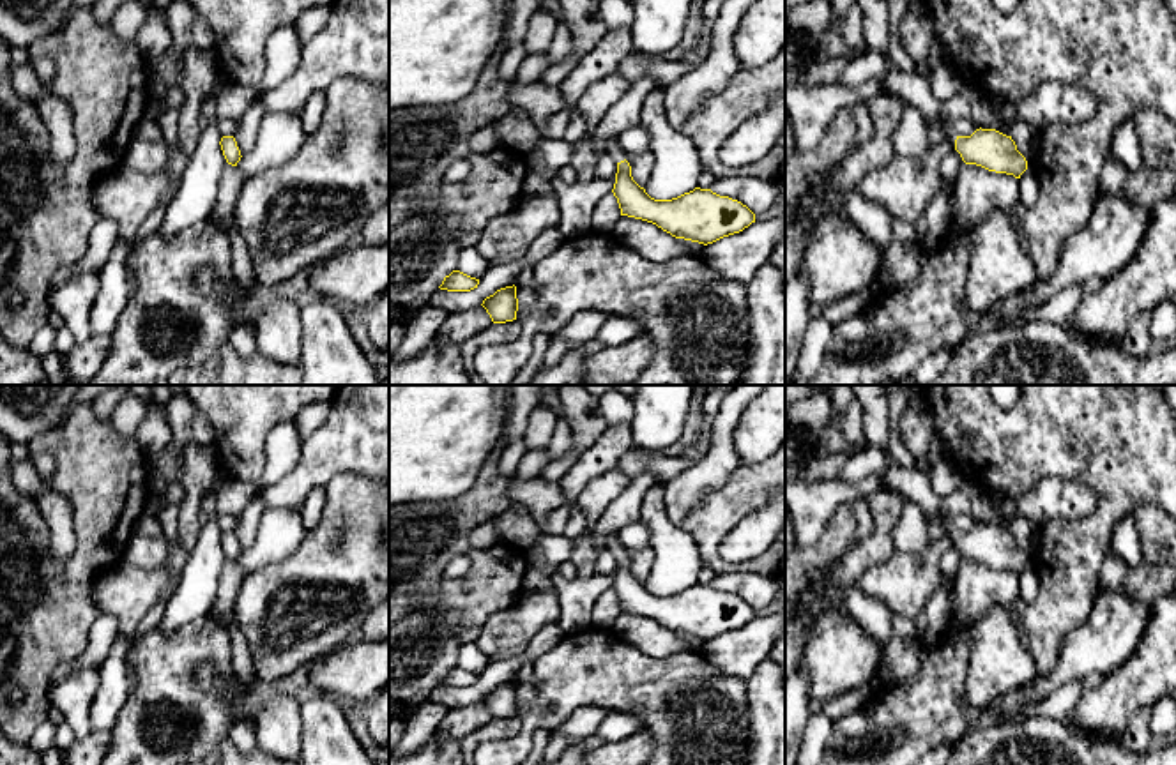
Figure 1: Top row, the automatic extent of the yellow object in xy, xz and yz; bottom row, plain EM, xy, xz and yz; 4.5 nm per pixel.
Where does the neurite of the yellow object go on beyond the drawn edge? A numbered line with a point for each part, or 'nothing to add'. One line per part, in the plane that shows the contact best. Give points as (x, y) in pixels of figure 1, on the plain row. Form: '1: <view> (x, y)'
1: xz (614, 546)

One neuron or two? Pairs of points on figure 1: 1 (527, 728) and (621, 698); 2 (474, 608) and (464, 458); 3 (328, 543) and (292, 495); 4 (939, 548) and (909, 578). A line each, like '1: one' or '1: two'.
1: one
2: two
3: two
4: one

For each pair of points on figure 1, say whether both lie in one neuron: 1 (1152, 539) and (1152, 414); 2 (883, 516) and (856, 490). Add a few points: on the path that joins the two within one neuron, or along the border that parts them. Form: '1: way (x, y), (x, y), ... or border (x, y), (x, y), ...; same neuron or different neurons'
1: border (1157, 504), (1141, 504), (1132, 513); different neurons
2: border (878, 486), (865, 497); different neurons

